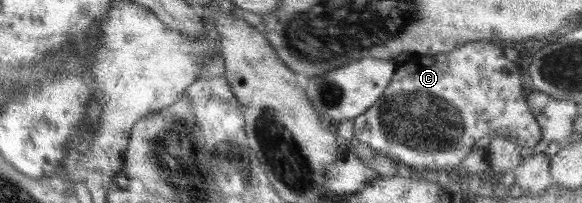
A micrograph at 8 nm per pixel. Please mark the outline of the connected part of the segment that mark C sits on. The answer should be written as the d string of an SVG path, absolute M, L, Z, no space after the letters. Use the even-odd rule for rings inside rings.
M476 40L468 42L454 50L452 52L446 52L443 54L436 54L431 56L430 54L423 54L419 56L412 57L407 60L402 65L399 65L397 70L394 72L394 77L392 81L388 84L386 91L382 93L380 99L369 107L362 115L354 119L354 139L361 141L362 144L370 145L371 149L375 151L380 151L380 154L384 154L384 151L390 155L390 160L400 163L404 161L404 155L400 159L400 155L396 155L394 151L400 153L400 147L404 149L414 149L418 151L418 167L430 167L430 171L434 174L438 171L444 171L444 167L456 167L456 165L461 164L461 162L470 154L473 150L473 146L480 139L491 136L491 140L496 138L508 138L522 147L534 148L541 139L541 128L538 126L536 119L533 117L533 113L528 109L528 102L524 96L523 84L520 82L520 67L516 65L516 62L506 58L503 52L503 45L496 45L496 42L486 40Z

